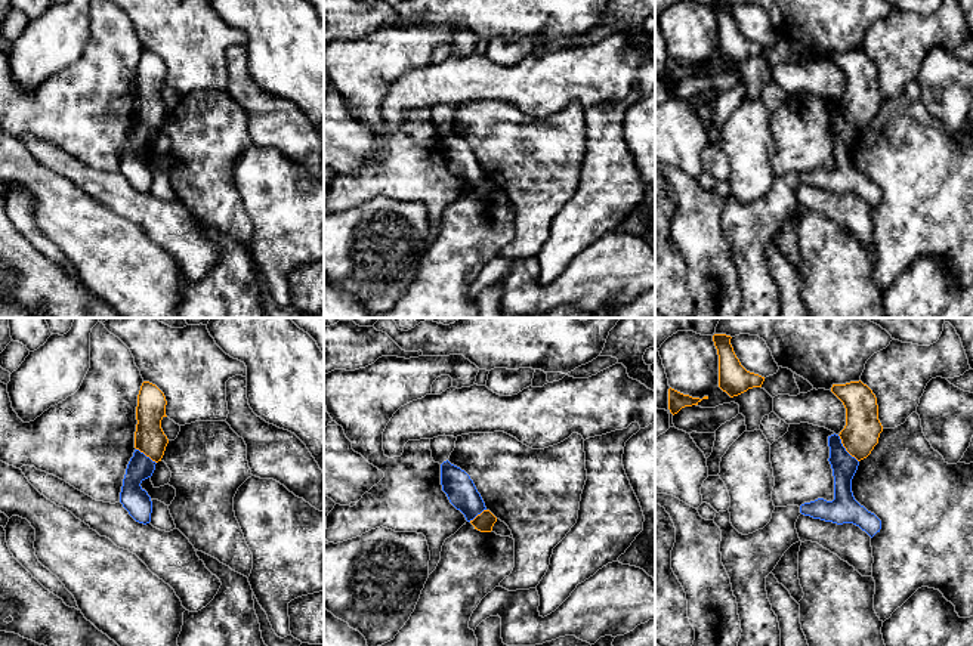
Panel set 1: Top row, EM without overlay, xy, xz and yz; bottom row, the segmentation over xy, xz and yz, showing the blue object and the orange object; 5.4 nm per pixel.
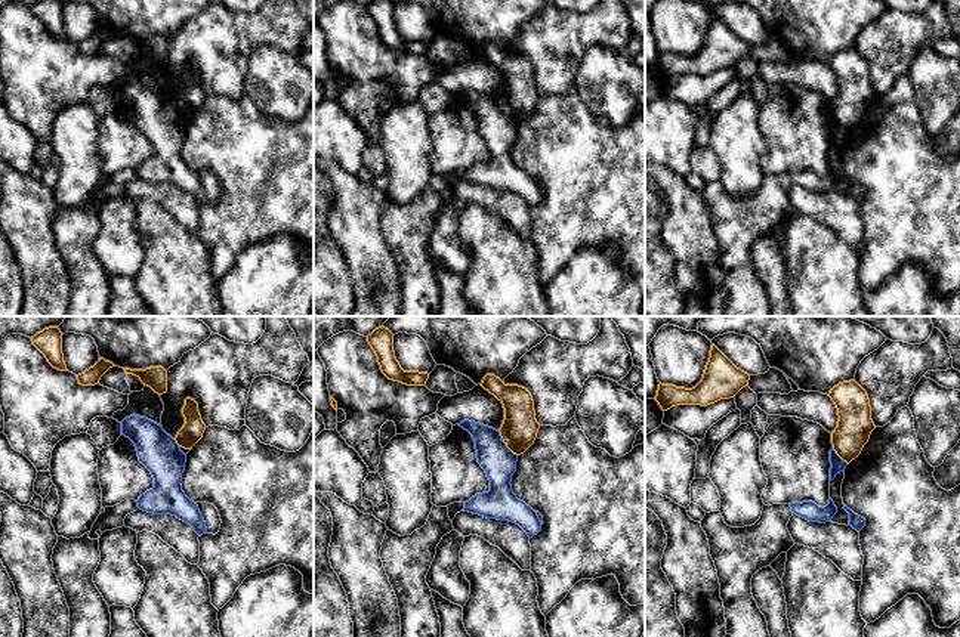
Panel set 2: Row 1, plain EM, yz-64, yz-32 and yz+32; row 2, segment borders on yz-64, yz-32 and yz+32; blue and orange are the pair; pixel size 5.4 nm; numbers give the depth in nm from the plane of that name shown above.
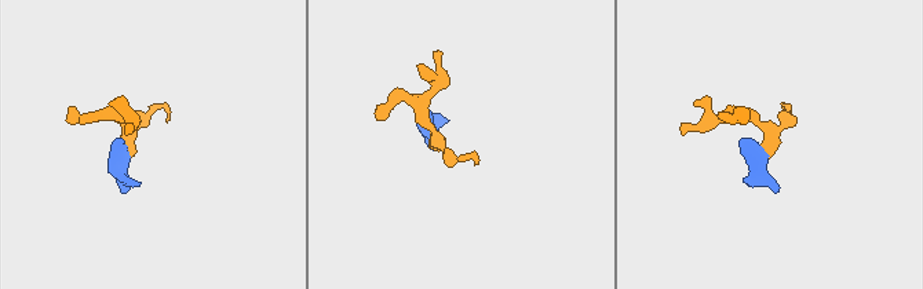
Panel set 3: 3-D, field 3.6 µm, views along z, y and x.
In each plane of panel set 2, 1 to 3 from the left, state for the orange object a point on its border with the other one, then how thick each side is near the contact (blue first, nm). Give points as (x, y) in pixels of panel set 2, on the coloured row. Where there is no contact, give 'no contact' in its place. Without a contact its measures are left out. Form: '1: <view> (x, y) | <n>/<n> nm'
1: yz-64 (175, 442) | 220/120 nm
2: yz-32 (505, 444) | 180/200 nm
3: yz+32 (839, 457) | 80/190 nm

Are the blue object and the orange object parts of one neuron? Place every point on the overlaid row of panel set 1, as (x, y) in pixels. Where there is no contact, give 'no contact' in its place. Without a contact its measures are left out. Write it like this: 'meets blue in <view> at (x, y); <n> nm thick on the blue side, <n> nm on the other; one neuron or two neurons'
meets blue in yz at (845, 448); 140 nm thick on the blue side, 200 nm on the other; two neurons

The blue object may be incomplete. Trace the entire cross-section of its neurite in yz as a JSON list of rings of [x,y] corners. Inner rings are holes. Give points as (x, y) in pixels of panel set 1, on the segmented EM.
[[[835,433],[828,436],[828,446],[834,476],[833,501],[818,498],[800,507],[775,507],[770,522],[748,535],[732,526],[729,510],[716,513],[714,523],[722,531],[722,563],[730,578],[742,630],[738,646],[781,646],[779,622],[767,599],[766,577],[784,553],[800,541],[796,529],[800,514],[837,525],[853,523],[871,538],[881,529],[881,520],[861,506],[852,492],[859,461],[846,451]]]

